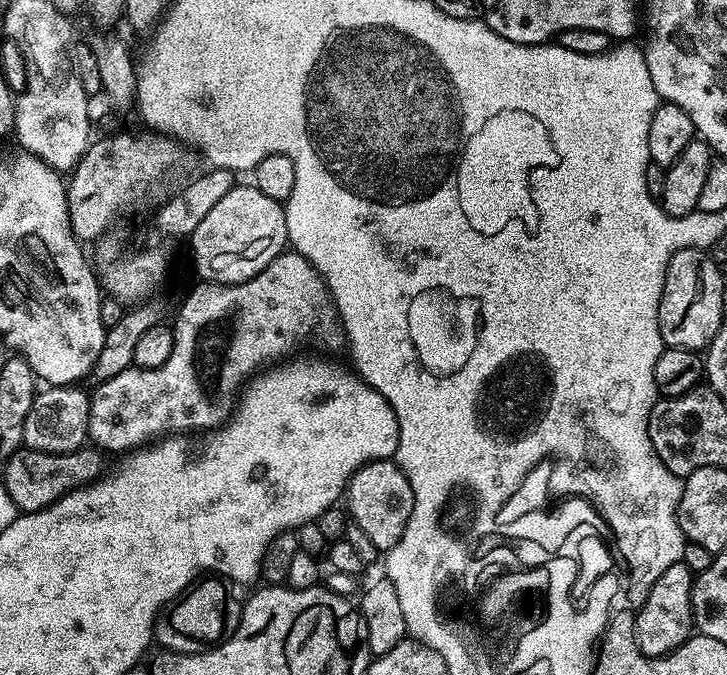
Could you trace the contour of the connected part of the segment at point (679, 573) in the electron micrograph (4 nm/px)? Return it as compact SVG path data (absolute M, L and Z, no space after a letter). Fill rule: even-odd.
M678 563L670 566L662 575L658 577L658 582L650 586L650 592L646 594L646 602L636 612L636 641L642 650L642 654L647 656L667 656L678 646L687 642L688 637L693 635L694 621L692 618L692 582L694 573L685 566Z

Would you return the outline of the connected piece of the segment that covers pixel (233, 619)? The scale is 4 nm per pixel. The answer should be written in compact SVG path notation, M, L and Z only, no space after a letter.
M220 578L197 579L156 617L155 643L160 643L159 647L169 652L194 653L203 652L205 648L215 648L222 641L231 638L240 625L242 611L241 597L236 597L231 590L233 591Z

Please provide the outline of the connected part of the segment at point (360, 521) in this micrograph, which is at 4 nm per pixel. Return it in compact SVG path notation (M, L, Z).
M372 460L363 464L349 480L346 489L346 512L351 523L357 524L365 532L366 538L374 542L374 546L381 550L394 547L402 538L402 530L406 530L406 522L410 522L410 510L414 510L414 490L410 490L410 482L406 478L400 465L392 460Z

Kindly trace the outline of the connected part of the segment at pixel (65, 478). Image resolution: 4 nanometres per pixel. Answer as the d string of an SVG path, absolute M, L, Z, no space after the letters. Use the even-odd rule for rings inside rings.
M21 446L10 457L2 475L2 486L14 498L21 513L37 512L56 500L61 500L68 492L83 488L101 479L105 457L95 447L85 446L72 452L39 452Z

